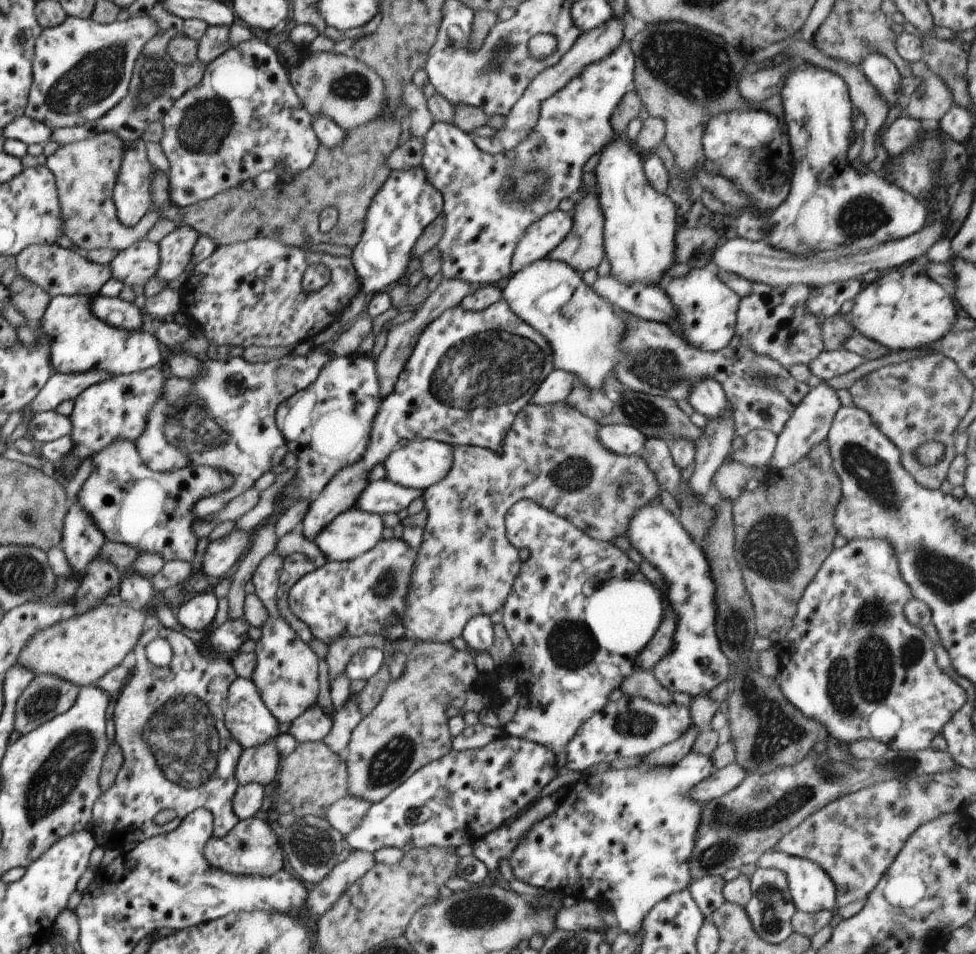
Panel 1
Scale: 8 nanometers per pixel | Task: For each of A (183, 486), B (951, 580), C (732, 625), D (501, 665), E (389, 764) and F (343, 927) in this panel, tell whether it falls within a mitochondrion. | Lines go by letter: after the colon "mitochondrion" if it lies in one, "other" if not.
A: other
B: mitochondrion
C: mitochondrion
D: other
E: mitochondrion
F: other

